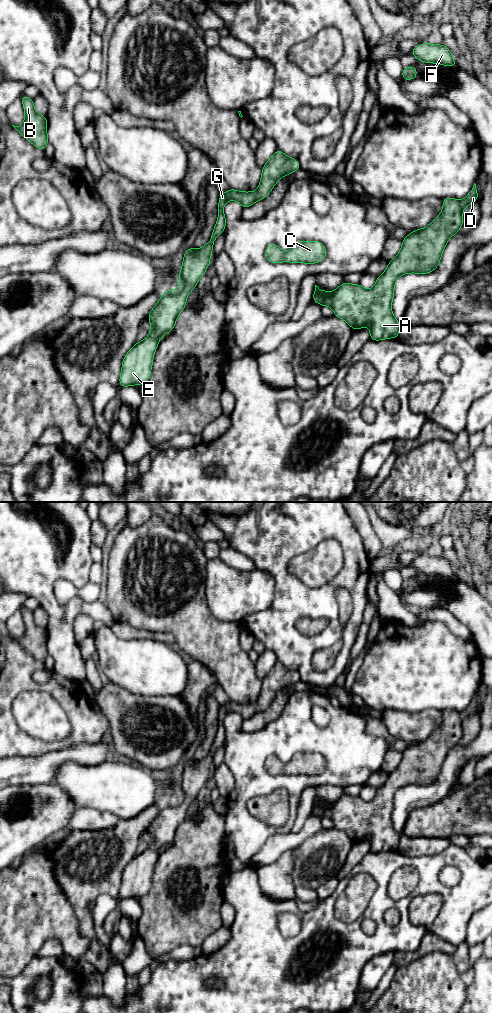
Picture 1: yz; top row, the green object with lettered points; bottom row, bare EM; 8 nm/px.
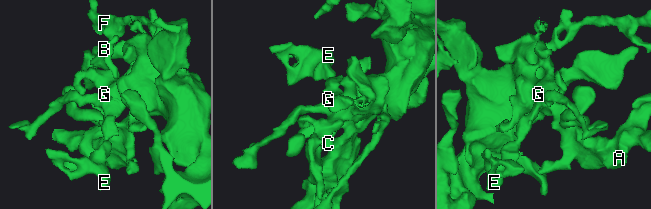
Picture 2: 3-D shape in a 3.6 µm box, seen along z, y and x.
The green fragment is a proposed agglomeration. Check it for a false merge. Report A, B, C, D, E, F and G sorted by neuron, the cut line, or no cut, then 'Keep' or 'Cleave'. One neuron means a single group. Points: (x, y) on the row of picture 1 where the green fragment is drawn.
Groups: A B C D E F G. No split. Keep

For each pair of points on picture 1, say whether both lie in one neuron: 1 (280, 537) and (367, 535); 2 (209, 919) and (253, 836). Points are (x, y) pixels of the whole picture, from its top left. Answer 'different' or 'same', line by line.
1: different
2: different

